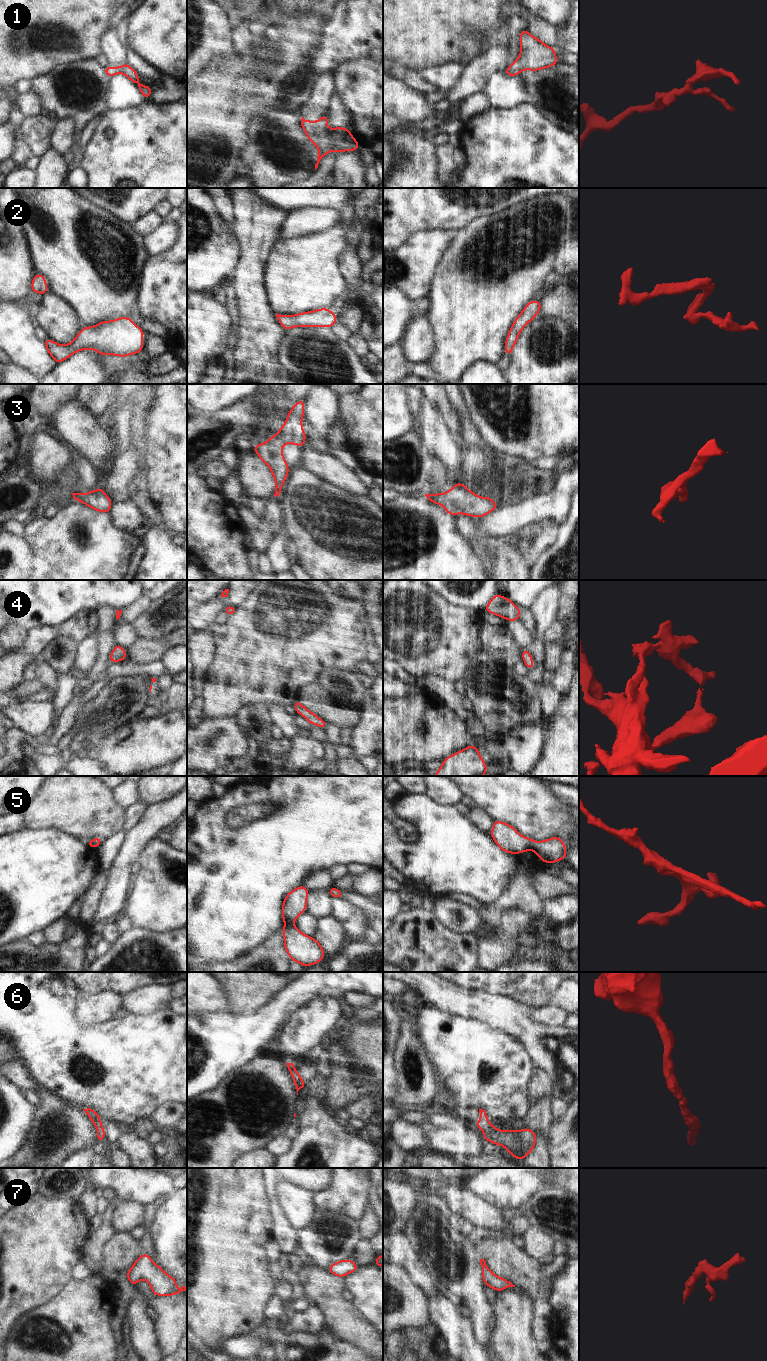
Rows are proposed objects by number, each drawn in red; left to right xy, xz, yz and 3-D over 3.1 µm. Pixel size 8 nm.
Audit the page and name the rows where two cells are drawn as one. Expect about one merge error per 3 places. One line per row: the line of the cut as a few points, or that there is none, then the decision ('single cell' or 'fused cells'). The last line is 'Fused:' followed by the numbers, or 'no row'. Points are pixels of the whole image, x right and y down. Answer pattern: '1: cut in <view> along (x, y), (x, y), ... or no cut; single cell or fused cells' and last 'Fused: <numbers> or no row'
1: no cut; single cell
2: no cut; single cell
3: no cut; single cell
4: no cut; single cell
5: no cut; single cell
6: no cut; single cell
7: no cut; single cell
Fused: no row

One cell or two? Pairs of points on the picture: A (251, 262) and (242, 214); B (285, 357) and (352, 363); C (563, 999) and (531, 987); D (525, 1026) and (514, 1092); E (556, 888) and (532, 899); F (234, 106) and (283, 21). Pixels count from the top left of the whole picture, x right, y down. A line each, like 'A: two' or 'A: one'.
A: one
B: one
C: two
D: two
E: two
F: one

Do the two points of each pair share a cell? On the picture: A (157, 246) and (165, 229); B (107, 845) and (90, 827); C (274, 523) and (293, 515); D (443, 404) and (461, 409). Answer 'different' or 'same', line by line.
A: same
B: different
C: different
D: different

